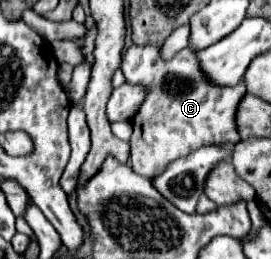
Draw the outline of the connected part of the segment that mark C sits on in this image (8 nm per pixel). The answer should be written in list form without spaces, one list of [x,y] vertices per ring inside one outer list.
[[[132,44],[122,56],[120,70],[128,84],[142,84],[150,96],[160,92],[160,108],[156,110],[156,116],[134,116],[132,120],[130,166],[134,172],[152,180],[160,176],[170,162],[188,156],[202,146],[240,140],[234,112],[238,110],[242,96],[246,96],[244,80],[234,88],[210,84],[210,80],[202,76],[202,68],[198,68],[198,58],[192,48],[182,48],[172,60],[162,60],[158,46]]]

